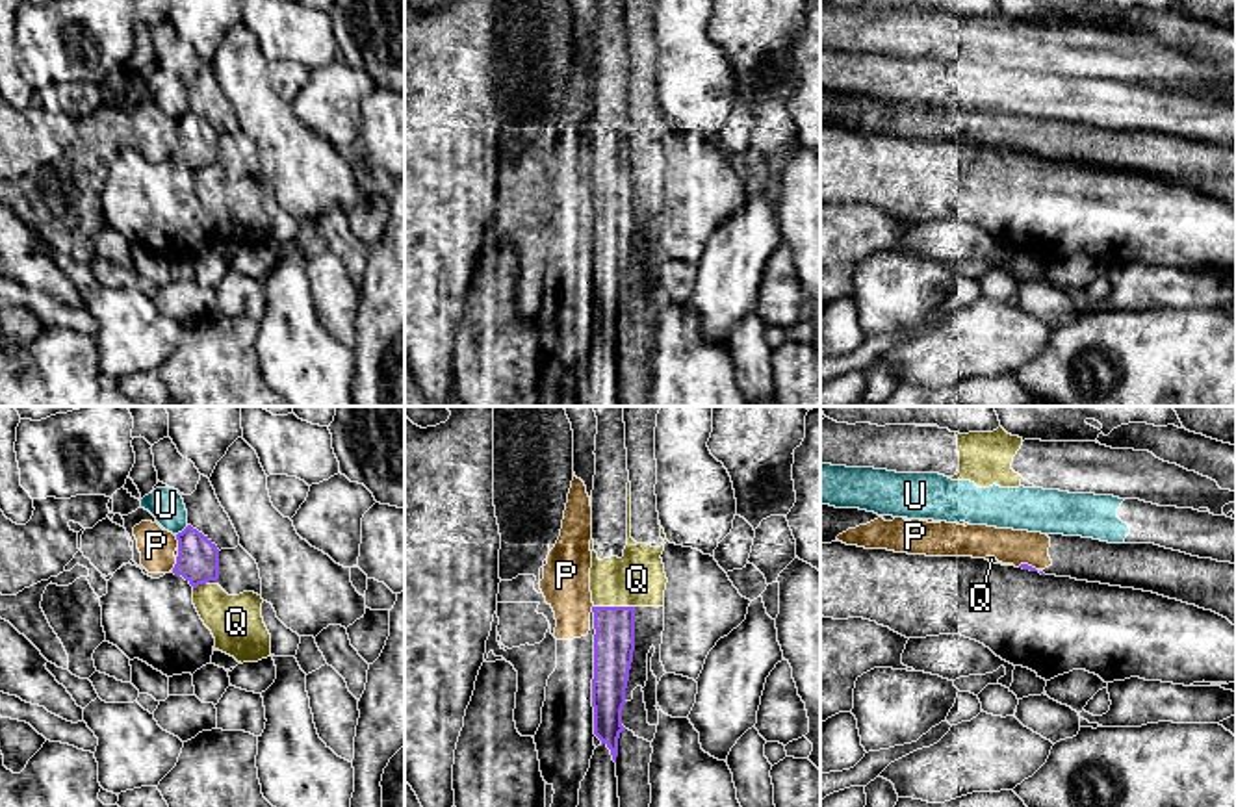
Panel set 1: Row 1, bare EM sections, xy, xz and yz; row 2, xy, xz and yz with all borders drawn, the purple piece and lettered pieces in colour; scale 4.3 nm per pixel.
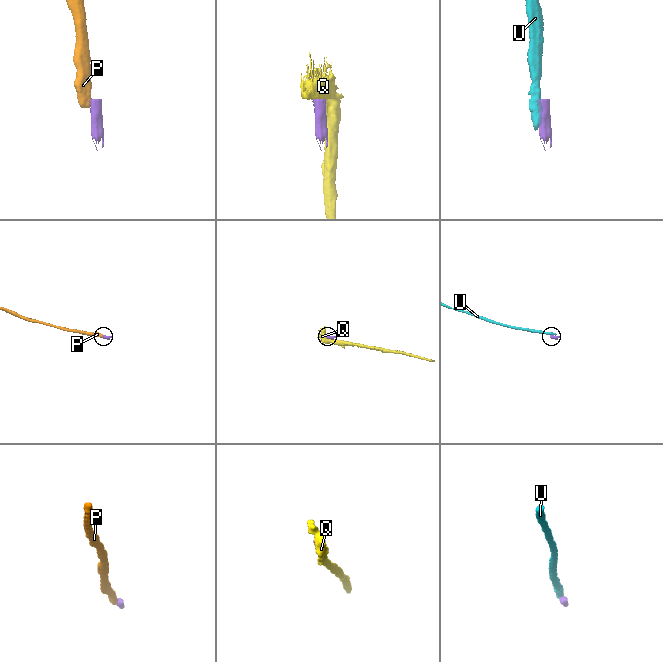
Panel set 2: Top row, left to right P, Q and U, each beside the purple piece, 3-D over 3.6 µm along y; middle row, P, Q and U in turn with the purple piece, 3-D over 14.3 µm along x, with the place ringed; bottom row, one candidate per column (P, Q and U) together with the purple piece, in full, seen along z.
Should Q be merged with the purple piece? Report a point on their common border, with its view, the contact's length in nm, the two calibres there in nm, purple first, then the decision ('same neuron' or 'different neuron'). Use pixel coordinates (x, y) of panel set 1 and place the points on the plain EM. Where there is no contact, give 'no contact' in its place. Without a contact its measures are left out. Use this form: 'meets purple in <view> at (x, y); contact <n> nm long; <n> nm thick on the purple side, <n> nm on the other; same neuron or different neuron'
meets purple in xz at (615, 192); contact 180 nm long; 180 nm thick on the purple side, 240 nm on the other; different neuron

